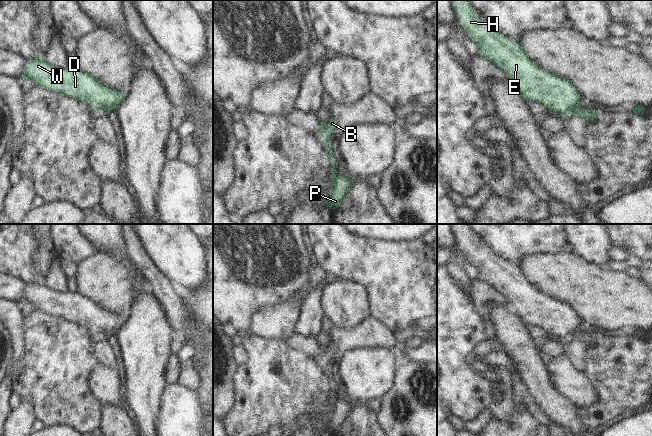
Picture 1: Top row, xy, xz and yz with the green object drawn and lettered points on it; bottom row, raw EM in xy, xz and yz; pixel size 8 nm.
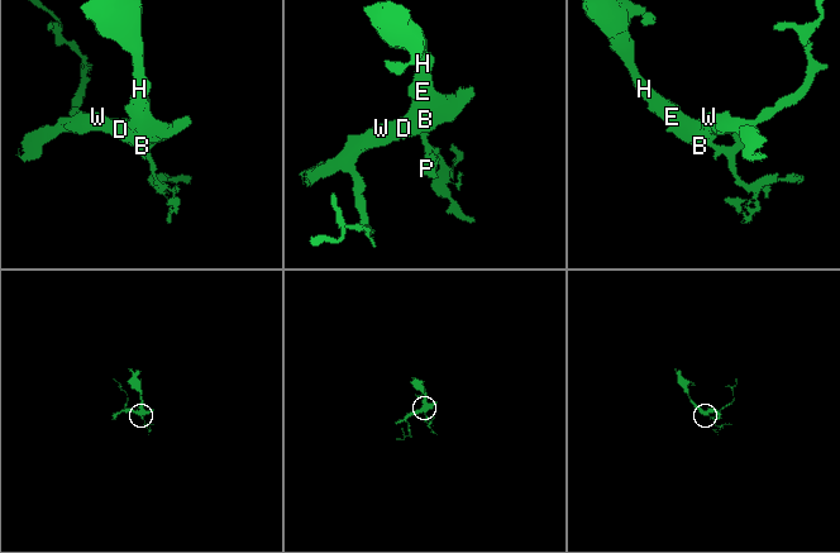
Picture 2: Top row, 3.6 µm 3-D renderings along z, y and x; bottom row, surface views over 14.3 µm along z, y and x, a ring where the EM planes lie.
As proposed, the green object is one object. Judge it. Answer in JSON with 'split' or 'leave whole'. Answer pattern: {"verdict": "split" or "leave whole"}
{"verdict": "split"}

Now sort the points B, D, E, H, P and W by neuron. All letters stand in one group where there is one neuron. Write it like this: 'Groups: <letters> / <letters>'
Groups: B D E H W / P.

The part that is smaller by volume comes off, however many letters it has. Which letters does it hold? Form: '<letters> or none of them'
P

